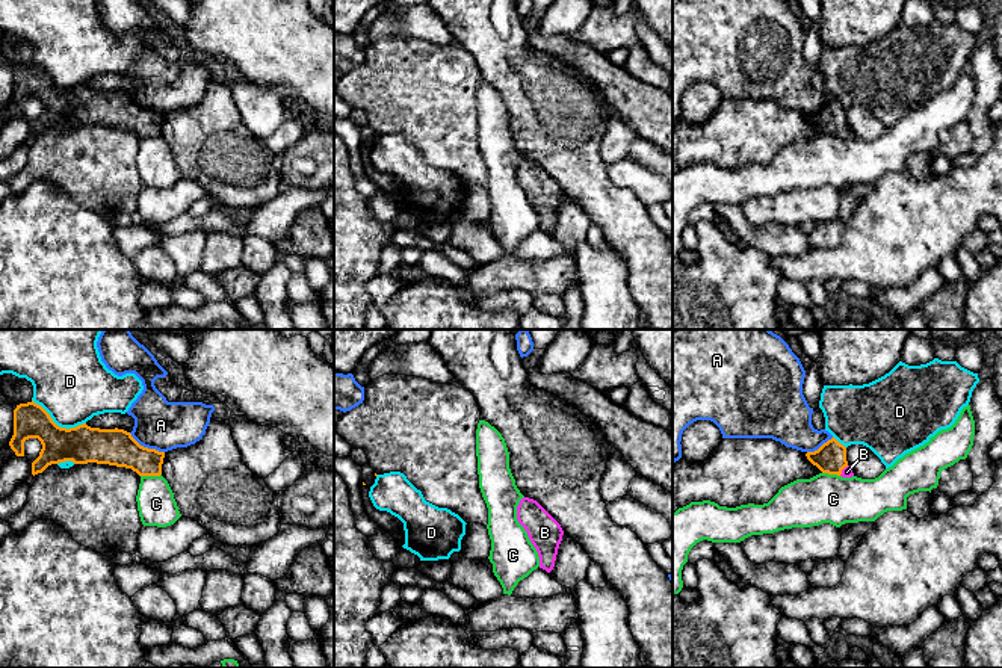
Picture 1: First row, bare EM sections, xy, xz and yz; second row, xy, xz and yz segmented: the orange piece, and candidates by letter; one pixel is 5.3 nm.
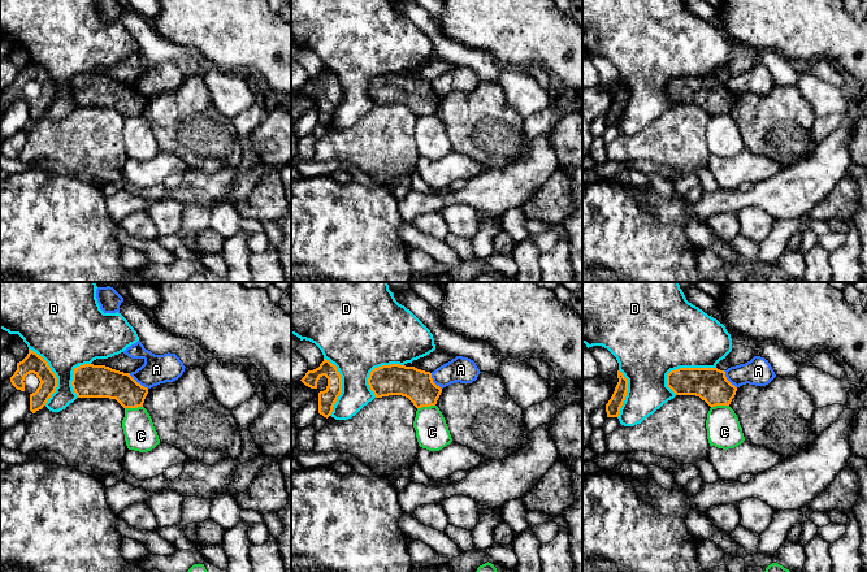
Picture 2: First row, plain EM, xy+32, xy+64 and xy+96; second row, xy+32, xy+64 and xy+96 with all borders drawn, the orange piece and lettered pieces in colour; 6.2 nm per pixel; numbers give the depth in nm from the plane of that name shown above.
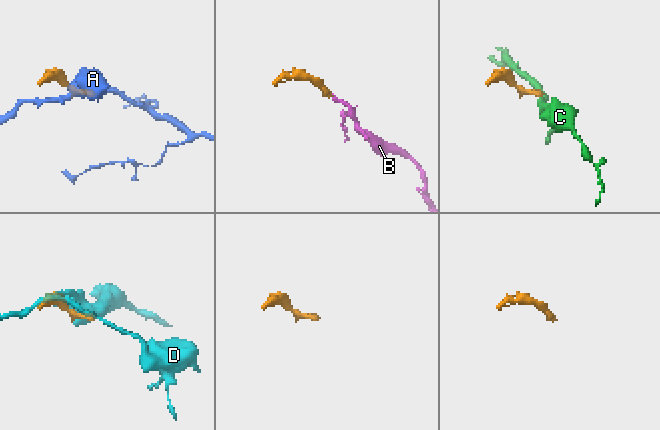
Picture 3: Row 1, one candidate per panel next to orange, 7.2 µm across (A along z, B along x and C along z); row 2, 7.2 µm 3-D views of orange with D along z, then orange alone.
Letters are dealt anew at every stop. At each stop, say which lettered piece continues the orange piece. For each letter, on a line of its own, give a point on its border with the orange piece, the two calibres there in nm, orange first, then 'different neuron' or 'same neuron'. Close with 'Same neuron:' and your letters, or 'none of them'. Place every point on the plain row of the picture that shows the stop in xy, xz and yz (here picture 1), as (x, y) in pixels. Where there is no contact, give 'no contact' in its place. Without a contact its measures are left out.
A: xy (147, 109) | 190/260 nm | different neuron
B: yz (842, 130) | 160/60 nm | same neuron
C: xy (150, 136) | 190/200 nm | different neuron
D: xy (56, 86) | 200/400 nm | different neuron
Same neuron: B

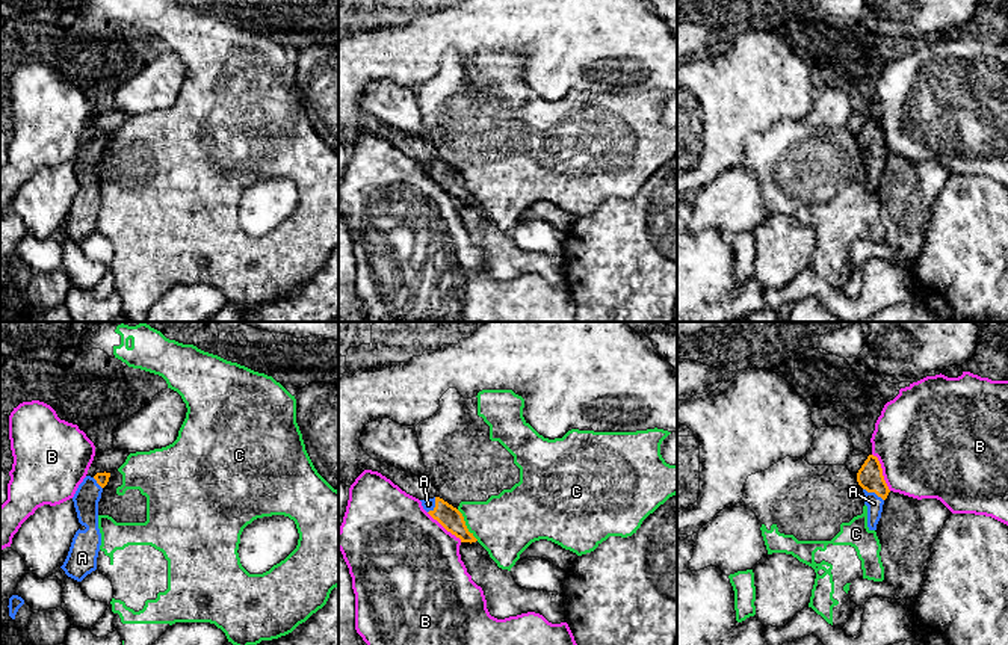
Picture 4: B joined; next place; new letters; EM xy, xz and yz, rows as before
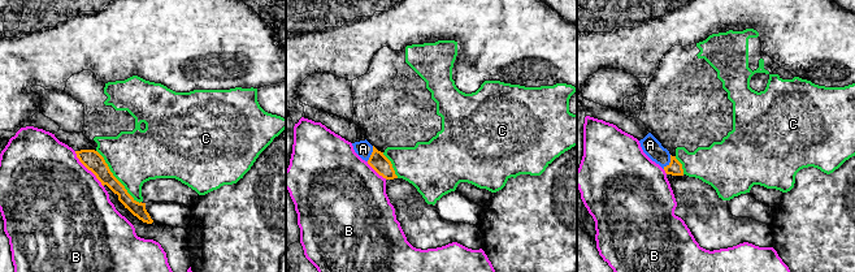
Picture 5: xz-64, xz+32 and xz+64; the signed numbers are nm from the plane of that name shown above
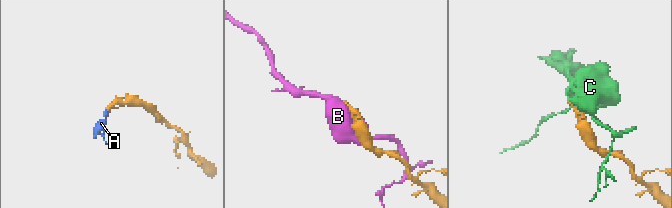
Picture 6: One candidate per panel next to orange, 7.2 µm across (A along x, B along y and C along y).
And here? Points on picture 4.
A: yz (874, 153) | 140/90 nm | same neuron
B: yz (881, 133) | 140/480 nm | different neuron
C: xz (464, 186) | 120/320 nm | different neuron
Same neuron: A

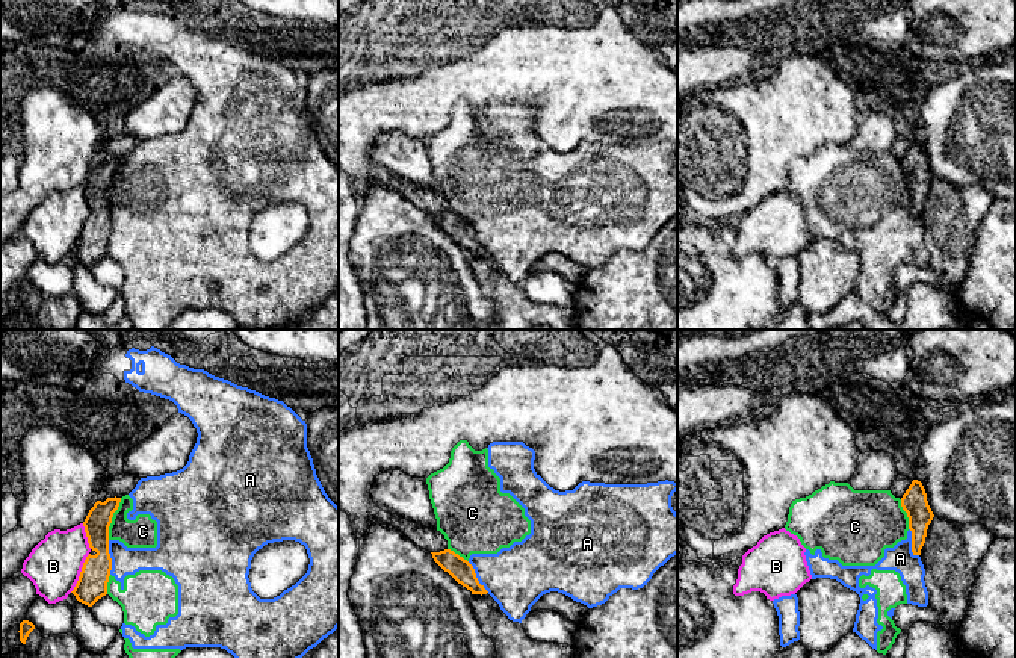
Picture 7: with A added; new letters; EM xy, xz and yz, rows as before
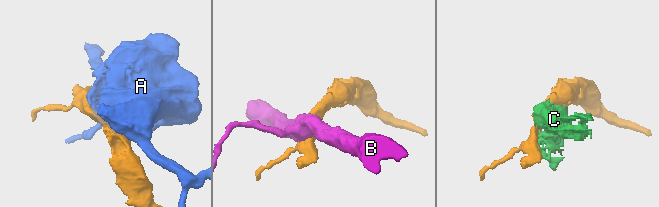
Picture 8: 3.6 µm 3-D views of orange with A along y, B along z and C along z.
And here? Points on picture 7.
A: xy (109, 218) | 160/140 nm | different neuron
B: xy (80, 235) | 160/280 nm | different neuron
C: xy (111, 180) | 140/160 nm | different neuron
Same neuron: none of them

